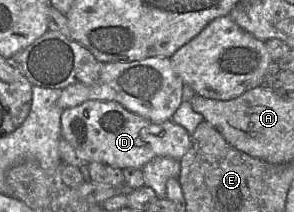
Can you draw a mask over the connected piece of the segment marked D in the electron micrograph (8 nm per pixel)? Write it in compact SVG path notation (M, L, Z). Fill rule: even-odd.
M89 100L63 110L61 137L88 163L99 162L115 168L142 169L156 157L180 160L191 148L192 138L185 128L172 120L153 123L114 101Z

